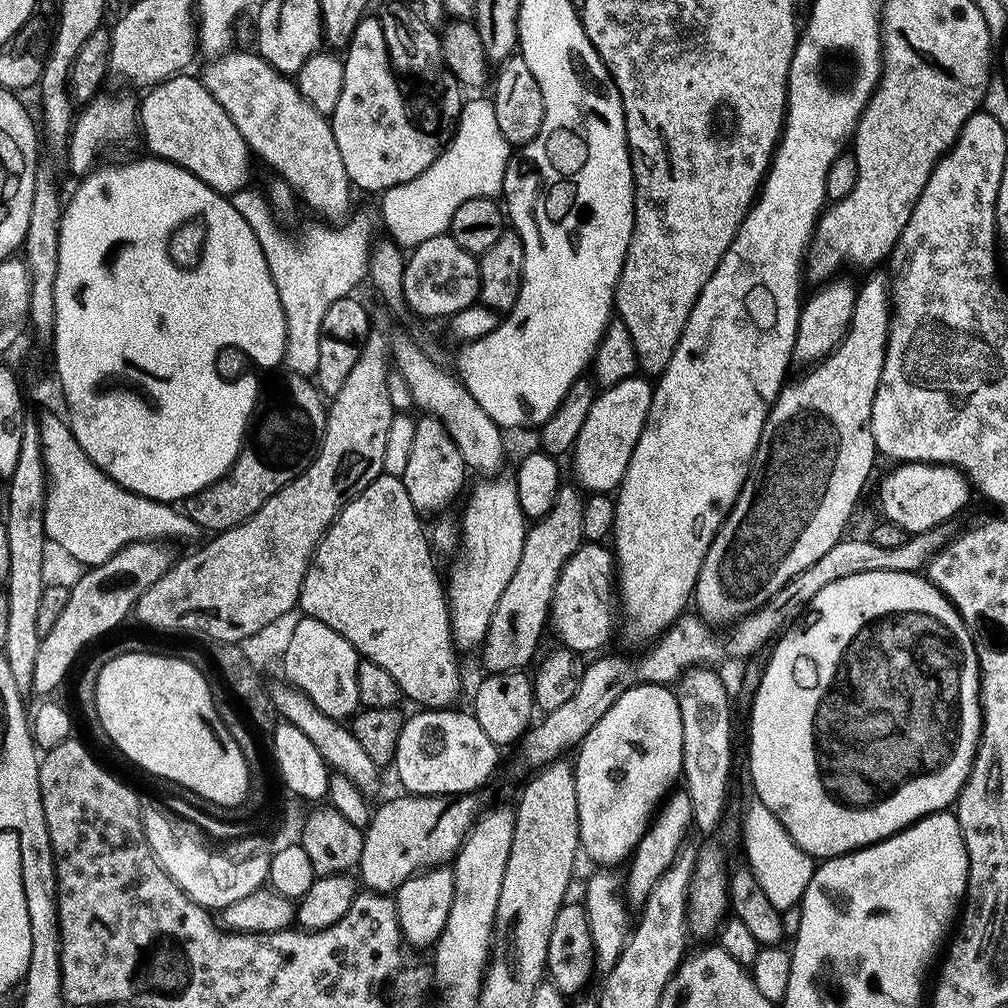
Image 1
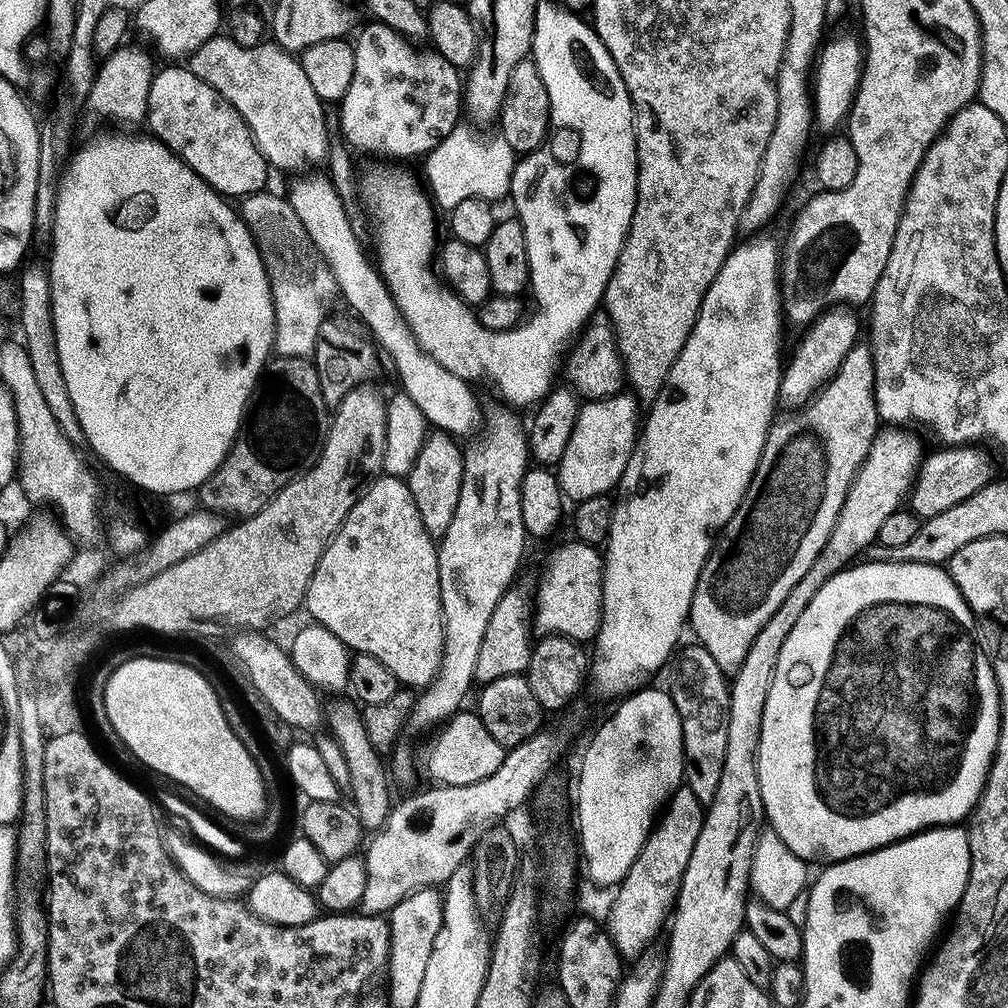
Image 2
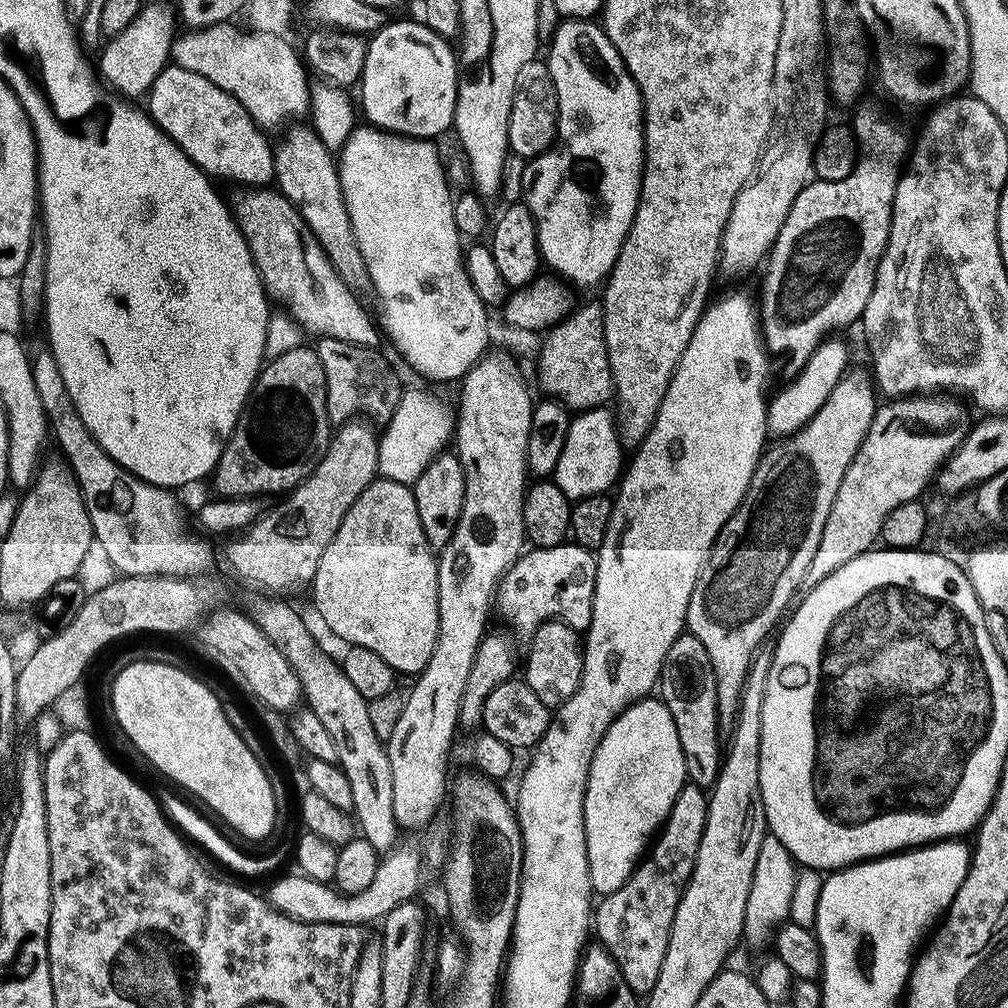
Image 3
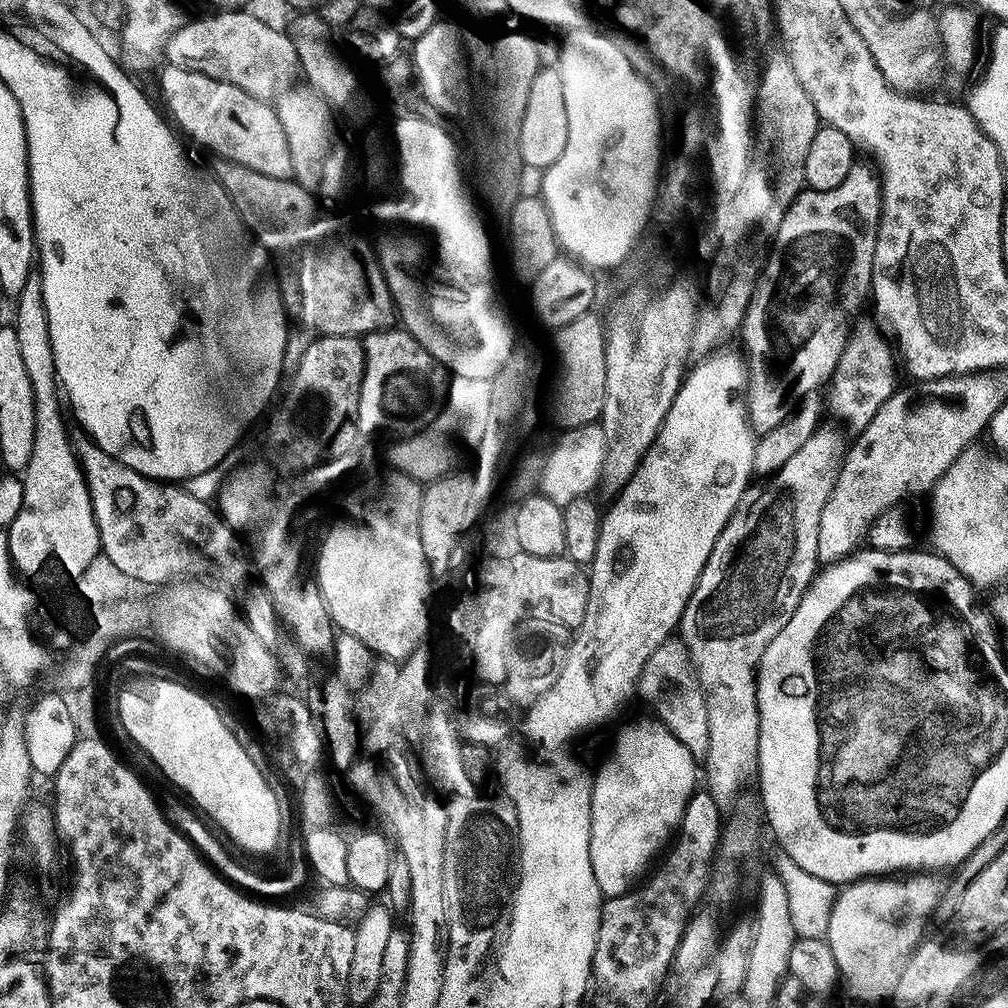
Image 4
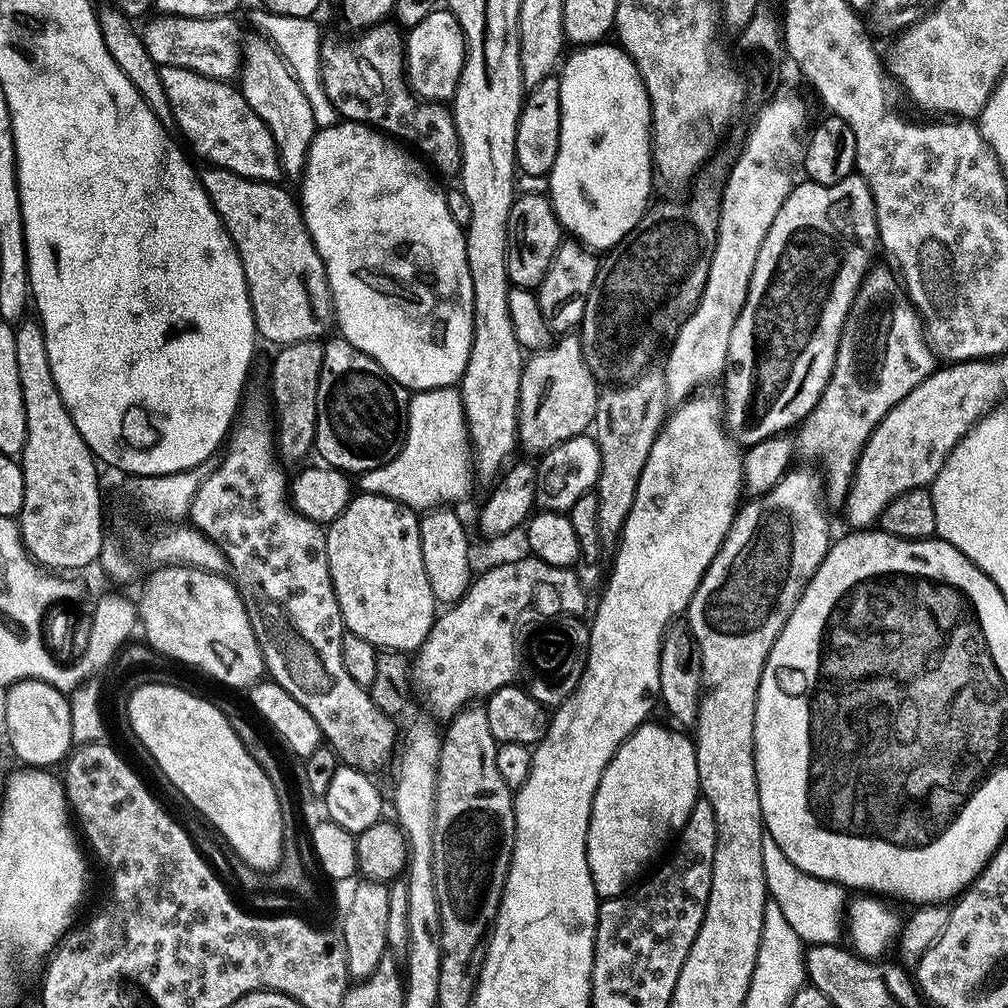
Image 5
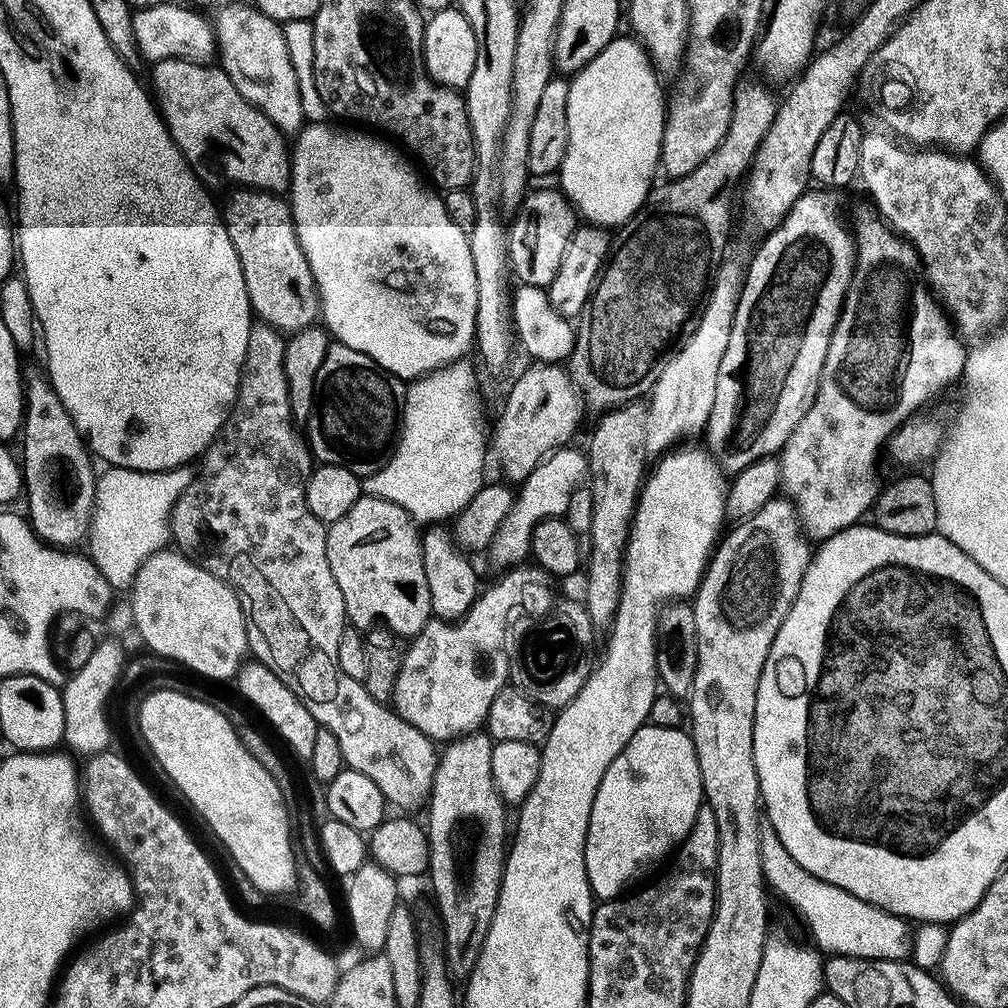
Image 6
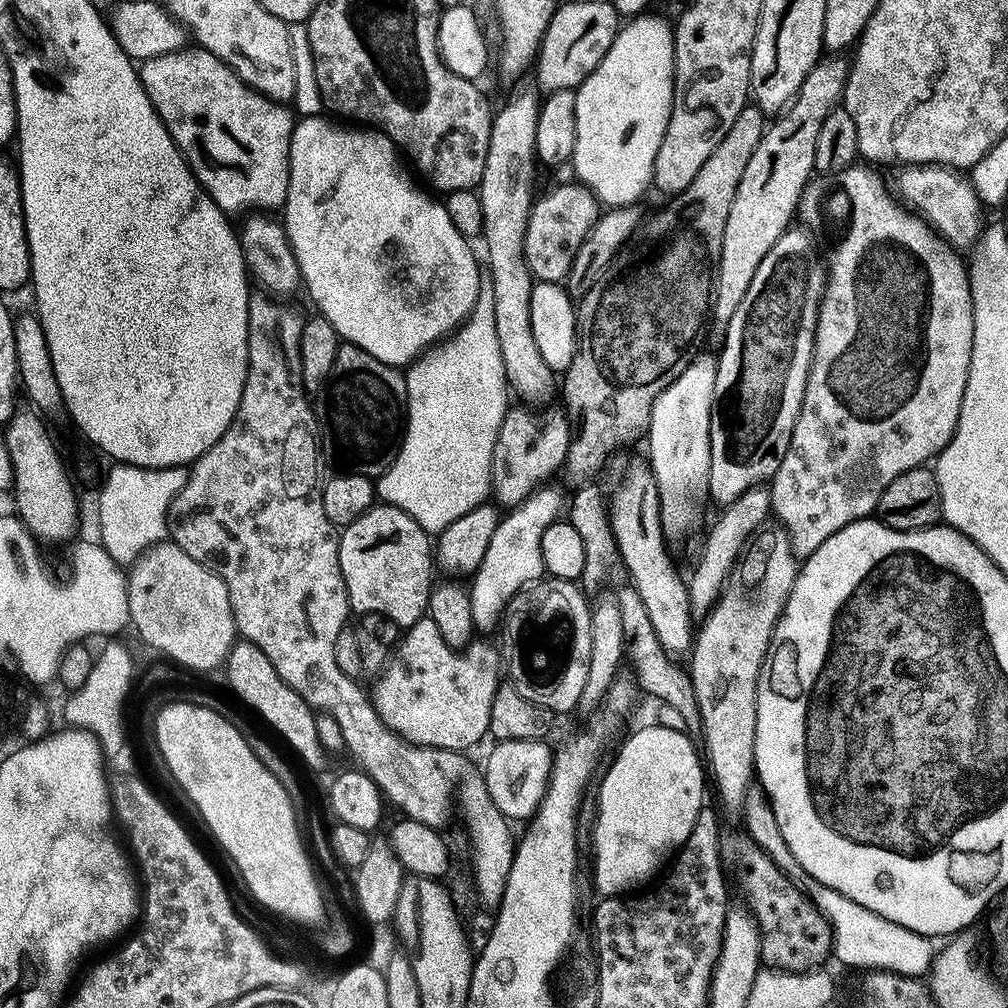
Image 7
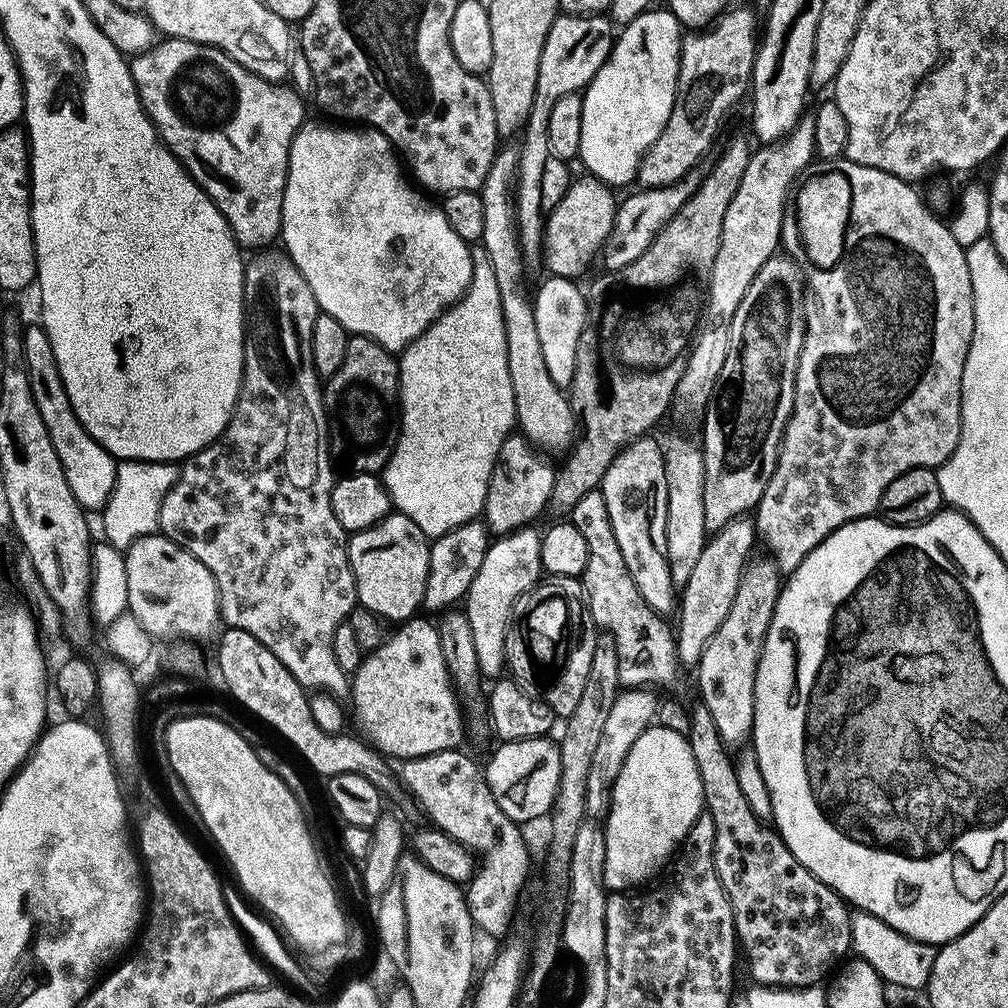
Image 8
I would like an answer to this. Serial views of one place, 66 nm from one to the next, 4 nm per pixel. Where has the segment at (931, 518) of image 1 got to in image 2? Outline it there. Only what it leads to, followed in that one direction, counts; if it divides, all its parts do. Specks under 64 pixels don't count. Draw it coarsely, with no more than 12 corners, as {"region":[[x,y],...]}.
{"region":[[944,446],[920,462],[911,511],[942,514],[992,483],[980,446]]}

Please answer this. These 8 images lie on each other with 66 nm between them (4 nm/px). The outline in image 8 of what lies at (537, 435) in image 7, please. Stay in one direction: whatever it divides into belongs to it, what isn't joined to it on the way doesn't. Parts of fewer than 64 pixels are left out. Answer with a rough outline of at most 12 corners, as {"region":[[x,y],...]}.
{"region":[[504,439],[482,519],[497,537],[545,515],[557,469]]}

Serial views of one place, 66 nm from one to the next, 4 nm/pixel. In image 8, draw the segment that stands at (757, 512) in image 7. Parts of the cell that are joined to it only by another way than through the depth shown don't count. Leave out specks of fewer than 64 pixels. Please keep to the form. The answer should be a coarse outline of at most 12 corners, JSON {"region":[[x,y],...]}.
{"region":[[755,519],[707,537],[678,596],[677,661],[694,668],[753,555]]}

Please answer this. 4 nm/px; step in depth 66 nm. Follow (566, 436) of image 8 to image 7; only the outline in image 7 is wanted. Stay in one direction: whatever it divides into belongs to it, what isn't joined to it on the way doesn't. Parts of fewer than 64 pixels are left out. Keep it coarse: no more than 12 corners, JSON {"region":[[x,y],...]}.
{"region":[[541,97],[493,115],[478,185],[494,330],[511,391],[545,405],[558,376],[530,326],[524,260]]}

